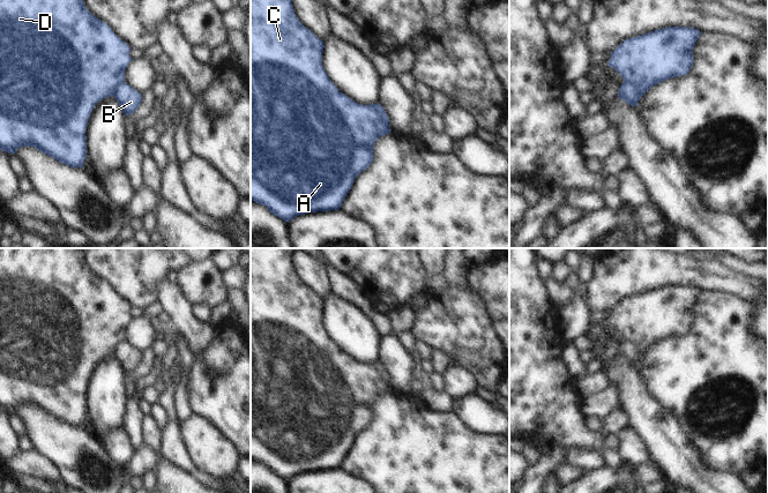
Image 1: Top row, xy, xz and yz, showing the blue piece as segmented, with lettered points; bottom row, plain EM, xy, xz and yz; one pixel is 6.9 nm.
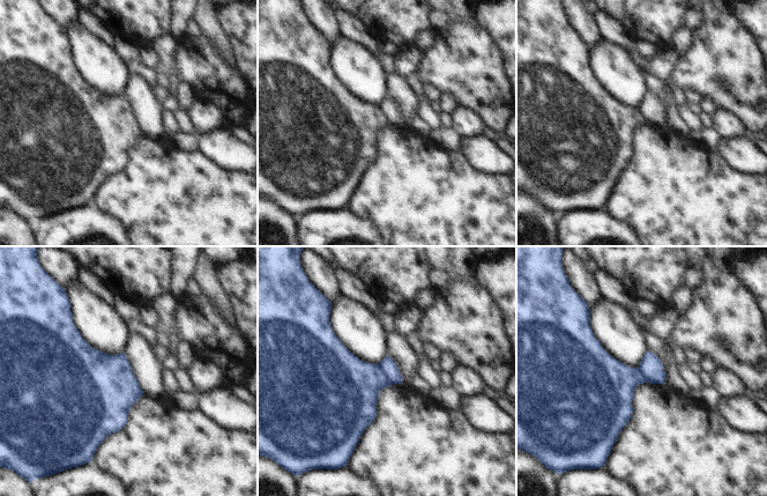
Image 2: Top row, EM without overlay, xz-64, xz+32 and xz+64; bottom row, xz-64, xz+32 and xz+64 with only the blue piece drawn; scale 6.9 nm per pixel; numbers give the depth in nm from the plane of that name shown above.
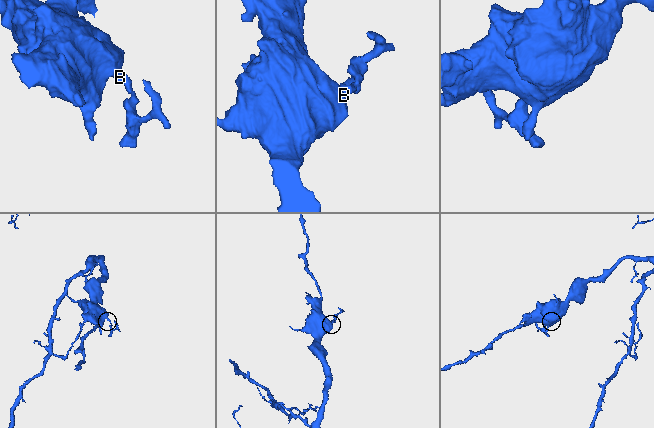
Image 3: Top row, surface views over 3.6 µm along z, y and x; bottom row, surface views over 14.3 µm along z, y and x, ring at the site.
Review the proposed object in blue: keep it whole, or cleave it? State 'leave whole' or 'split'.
split

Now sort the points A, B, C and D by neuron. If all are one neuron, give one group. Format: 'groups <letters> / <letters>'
groups A C D / B

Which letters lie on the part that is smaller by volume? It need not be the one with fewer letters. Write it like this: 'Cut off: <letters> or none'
Cut off: B

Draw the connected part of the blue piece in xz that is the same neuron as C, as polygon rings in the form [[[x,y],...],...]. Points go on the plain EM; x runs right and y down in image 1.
[[[251,248],[251,460],[266,464],[275,475],[289,480],[299,473],[318,470],[330,470],[341,466],[351,448],[355,438],[373,419],[375,399],[390,391],[390,386],[378,373],[376,363],[358,363],[329,338],[322,324],[323,300],[304,285],[292,266],[293,248]]]

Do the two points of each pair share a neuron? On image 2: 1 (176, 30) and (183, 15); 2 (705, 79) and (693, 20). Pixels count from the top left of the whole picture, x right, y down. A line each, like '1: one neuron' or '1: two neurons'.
1: one neuron
2: two neurons

